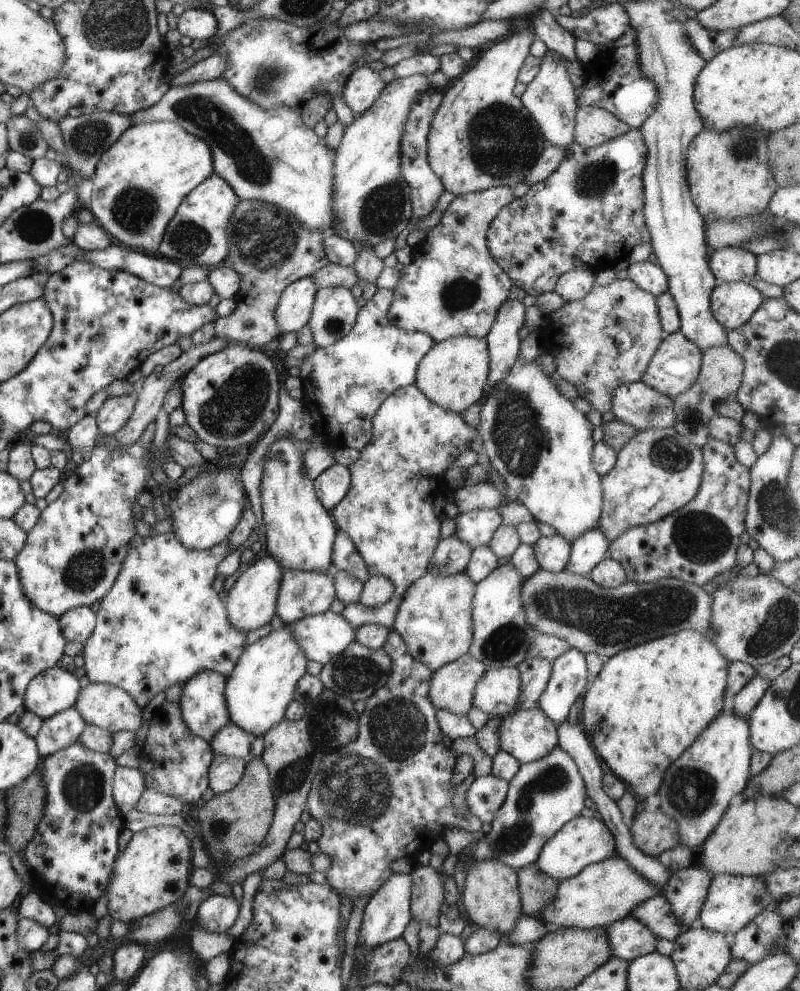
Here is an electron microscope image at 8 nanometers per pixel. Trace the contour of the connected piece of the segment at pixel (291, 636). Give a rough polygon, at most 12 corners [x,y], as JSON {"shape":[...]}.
{"shape":[[291,624],[245,648],[227,678],[231,723],[285,719],[308,658]]}

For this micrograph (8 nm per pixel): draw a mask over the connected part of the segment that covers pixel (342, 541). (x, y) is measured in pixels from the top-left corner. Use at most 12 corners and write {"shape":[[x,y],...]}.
{"shape":[[338,528],[332,566],[371,578],[354,542]]}

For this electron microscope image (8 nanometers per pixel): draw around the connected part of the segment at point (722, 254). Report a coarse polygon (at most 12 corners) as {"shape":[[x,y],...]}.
{"shape":[[742,247],[711,251],[720,282],[752,283],[757,257]]}

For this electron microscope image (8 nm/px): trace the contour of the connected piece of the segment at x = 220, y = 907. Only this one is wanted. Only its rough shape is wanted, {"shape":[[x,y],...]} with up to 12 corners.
{"shape":[[211,895],[194,921],[209,932],[226,933],[235,924],[240,902]]}

